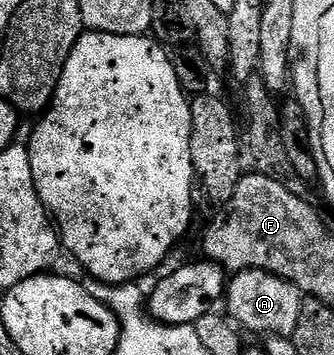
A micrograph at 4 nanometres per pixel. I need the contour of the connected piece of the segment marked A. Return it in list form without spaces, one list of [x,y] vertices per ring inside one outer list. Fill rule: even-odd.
[[[247,268],[244,272],[235,273],[226,284],[227,315],[241,329],[249,328],[252,332],[264,332],[268,336],[291,337],[298,326],[301,299],[302,293],[292,281],[260,268]]]

